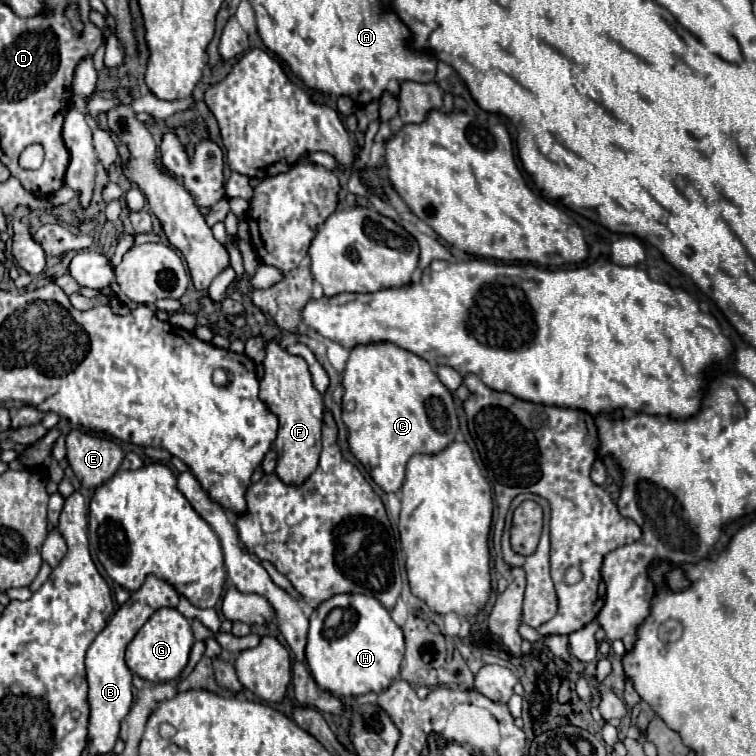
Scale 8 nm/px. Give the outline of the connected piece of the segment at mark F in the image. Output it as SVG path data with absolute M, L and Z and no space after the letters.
M277 342L267 344L267 356L263 360L263 368L265 376L261 380L259 398L279 420L279 432L275 440L275 452L277 452L275 474L287 486L301 486L315 472L321 454L323 396L313 386L307 362L299 356L291 356Z

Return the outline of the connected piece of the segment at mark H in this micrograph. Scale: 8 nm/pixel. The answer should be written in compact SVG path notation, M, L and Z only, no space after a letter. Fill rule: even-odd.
M337 594L329 600L325 600L323 604L319 604L311 618L309 618L311 626L309 626L309 634L307 634L307 646L305 646L305 658L311 670L311 676L315 678L317 686L325 692L333 692L337 698L355 698L355 696L363 696L369 692L383 692L399 674L401 670L401 660L403 660L403 652L405 652L405 642L403 642L403 632L401 628L393 622L389 610L373 596L365 596L365 594ZM333 610L341 610L341 618L339 620L329 620Z

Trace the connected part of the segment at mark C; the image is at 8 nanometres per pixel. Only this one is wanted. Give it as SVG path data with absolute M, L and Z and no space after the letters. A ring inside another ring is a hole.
M395 344L355 346L343 372L343 422L349 430L351 454L365 466L375 484L383 492L399 492L405 480L405 464L413 454L439 454L445 450L459 430L459 420L451 392L441 384L435 370L423 358L397 348Z

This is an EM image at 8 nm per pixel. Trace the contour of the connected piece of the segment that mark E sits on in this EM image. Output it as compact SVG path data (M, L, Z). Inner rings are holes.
M71 430L67 436L67 460L83 488L105 484L121 466L123 450L109 438Z

